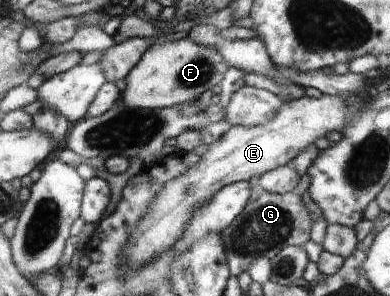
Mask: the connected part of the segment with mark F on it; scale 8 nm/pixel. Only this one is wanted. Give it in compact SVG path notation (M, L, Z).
M187 34L181 40L173 40L163 42L163 44L155 44L145 50L141 56L141 60L127 74L124 81L127 88L121 92L120 102L128 108L145 108L145 109L163 109L166 107L184 104L185 102L196 103L196 100L203 92L210 90L212 87L221 84L226 71L225 58L221 56L221 52L215 46L205 46L199 42L193 42Z

